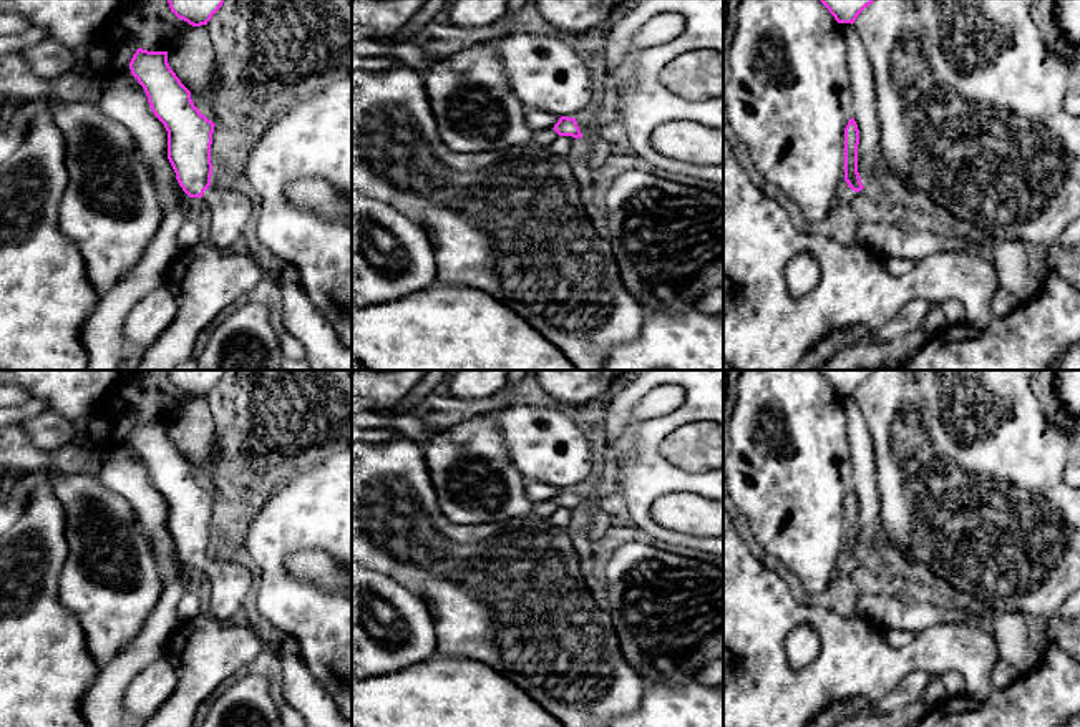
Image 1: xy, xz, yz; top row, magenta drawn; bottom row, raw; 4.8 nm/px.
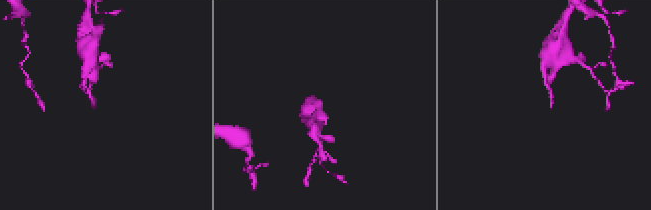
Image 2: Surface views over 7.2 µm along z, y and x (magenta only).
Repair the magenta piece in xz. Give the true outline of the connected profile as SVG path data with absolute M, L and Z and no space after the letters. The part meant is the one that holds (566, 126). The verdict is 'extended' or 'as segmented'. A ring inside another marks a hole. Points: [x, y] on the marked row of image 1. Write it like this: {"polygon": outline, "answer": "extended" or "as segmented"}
{"polygon": "M660 12L649 18L634 38L634 48L625 61L614 71L607 70L604 86L597 91L599 115L591 121L561 116L554 124L559 136L594 138L602 126L615 124L620 120L617 90L634 76L635 55L640 48L670 43L685 30L685 15L680 12Z", "answer": "extended"}

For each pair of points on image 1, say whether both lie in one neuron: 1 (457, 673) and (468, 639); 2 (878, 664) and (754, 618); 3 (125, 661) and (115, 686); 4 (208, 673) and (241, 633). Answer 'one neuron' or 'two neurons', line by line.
1: two neurons
2: one neuron
3: one neuron
4: one neuron

